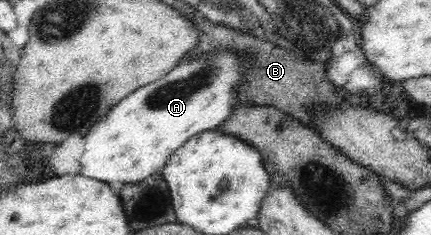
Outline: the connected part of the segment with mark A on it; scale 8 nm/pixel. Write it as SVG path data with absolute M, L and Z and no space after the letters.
M214 50L194 60L181 60L162 78L134 90L118 102L83 137L81 173L103 183L138 184L161 172L170 155L191 136L215 129L239 102L239 80L247 62L237 52Z

